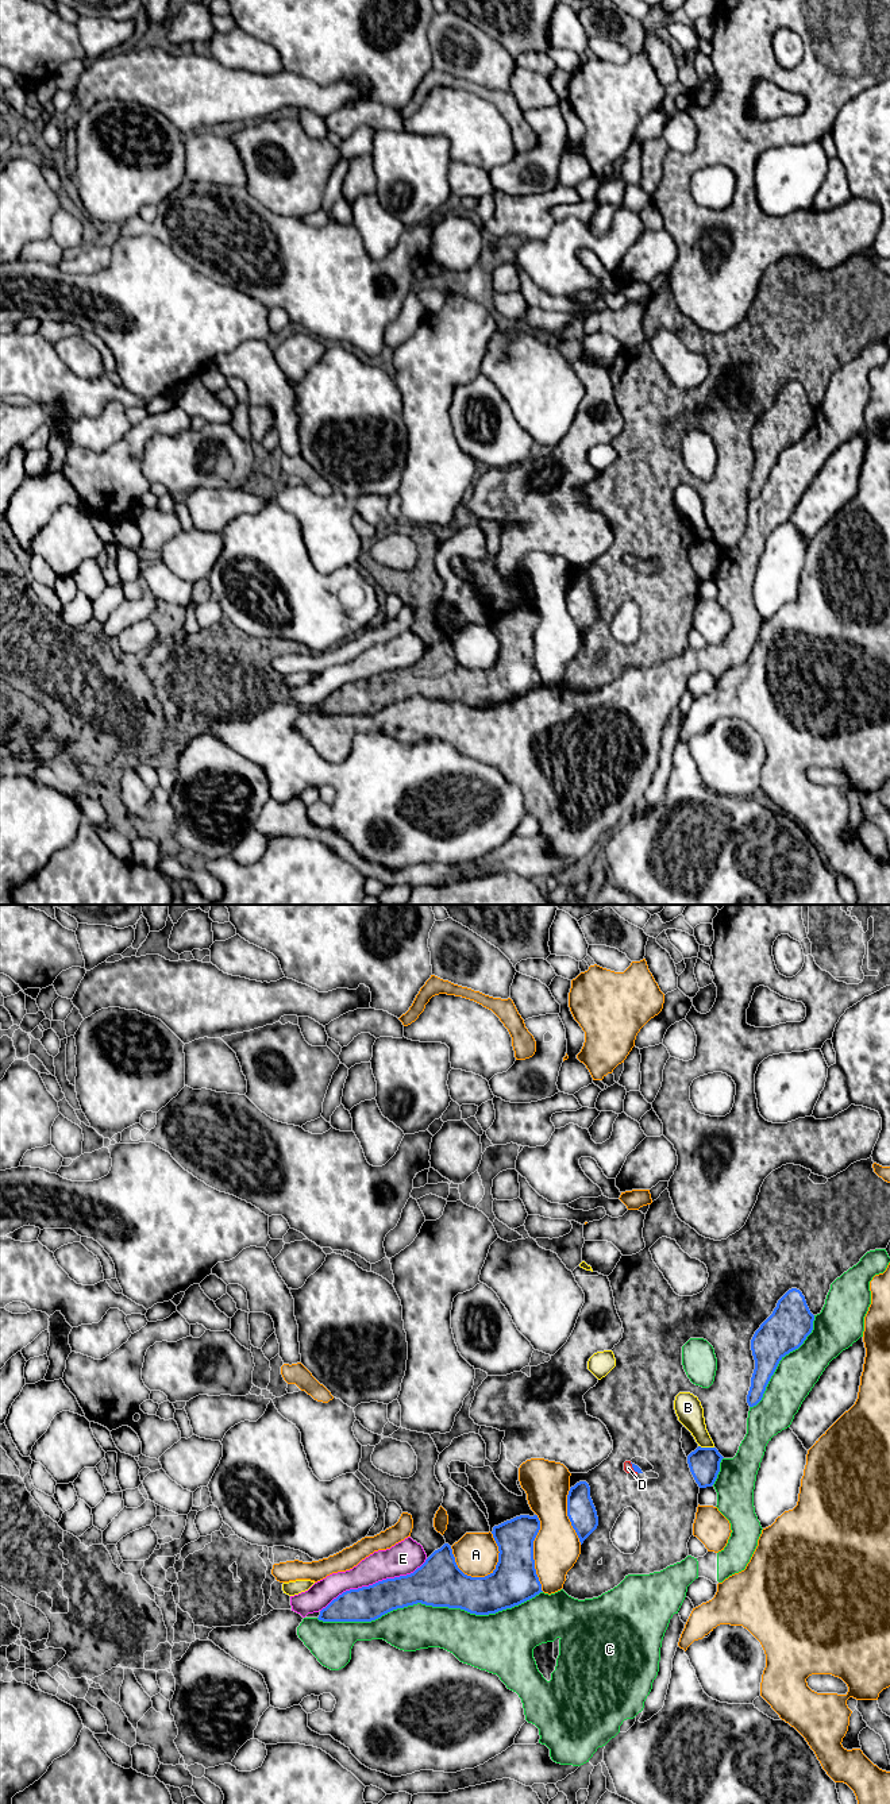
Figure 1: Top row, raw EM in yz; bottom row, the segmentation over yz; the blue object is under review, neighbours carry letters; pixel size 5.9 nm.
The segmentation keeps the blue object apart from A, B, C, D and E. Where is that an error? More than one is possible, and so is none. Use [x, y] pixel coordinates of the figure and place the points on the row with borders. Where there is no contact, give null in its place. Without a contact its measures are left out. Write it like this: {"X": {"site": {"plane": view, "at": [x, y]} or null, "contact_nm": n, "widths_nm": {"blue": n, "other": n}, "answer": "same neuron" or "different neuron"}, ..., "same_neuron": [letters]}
{"A": {"site": {"plane": "yz", "at": [470, 1576]}, "contact_nm": 300, "widths_nm": {"blue": 280, "other": 260}, "answer": "different neuron"}, "B": {"site": {"plane": "yz", "at": [707, 1448]}, "contact_nm": 100, "widths_nm": {"blue": 190, "other": 160}, "answer": "different neuron"}, "C": {"site": {"plane": "yz", "at": [428, 1604]}, "contact_nm": 1350, "widths_nm": {"blue": 280, "other": 260}, "answer": "different neuron"}, "D": {"site": {"plane": "yz", "at": [632, 1467]}, "contact_nm": 80, "widths_nm": {"blue": 40, "other": 50}, "answer": "same neuron"}, "E": {"site": {"plane": "yz", "at": [373, 1584]}, "contact_nm": 700, "widths_nm": {"blue": 200, "other": 200}, "answer": "different neuron"}, "same_neuron": ["D"]}

